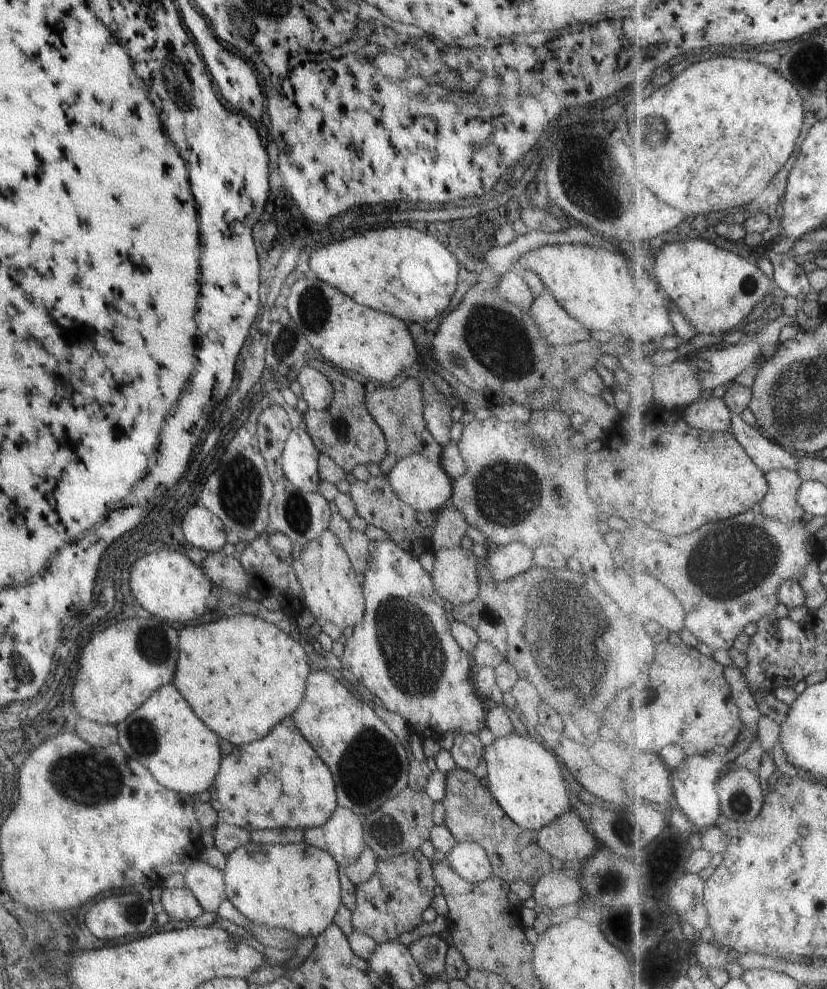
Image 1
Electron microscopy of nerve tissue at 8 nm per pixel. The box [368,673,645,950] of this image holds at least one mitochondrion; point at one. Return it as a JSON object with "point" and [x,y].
{"point":[611,882]}

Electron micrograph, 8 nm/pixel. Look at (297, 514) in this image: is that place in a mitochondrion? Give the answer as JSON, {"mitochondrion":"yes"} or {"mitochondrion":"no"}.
{"mitochondrion":"yes"}

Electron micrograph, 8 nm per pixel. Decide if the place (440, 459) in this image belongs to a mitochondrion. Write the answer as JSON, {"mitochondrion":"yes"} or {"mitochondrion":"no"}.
{"mitochondrion":"no"}

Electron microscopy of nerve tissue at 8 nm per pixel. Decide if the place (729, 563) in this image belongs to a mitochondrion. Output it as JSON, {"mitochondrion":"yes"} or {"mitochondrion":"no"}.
{"mitochondrion":"yes"}

